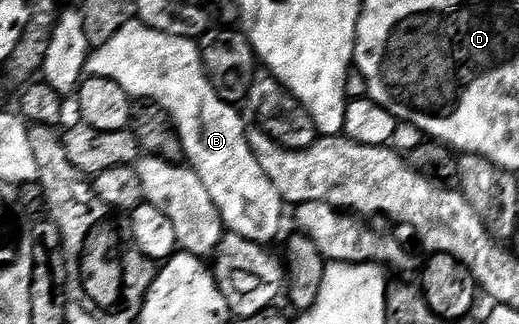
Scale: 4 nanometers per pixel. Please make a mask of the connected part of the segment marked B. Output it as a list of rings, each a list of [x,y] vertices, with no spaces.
[[[131,20],[107,40],[107,44],[96,47],[85,61],[85,74],[94,78],[110,78],[115,84],[122,86],[133,100],[152,100],[162,106],[173,120],[173,126],[181,138],[181,146],[185,150],[188,165],[203,180],[203,188],[211,196],[215,208],[219,212],[226,231],[243,236],[252,242],[270,244],[277,238],[281,230],[281,209],[283,203],[279,192],[271,180],[267,180],[267,172],[259,168],[259,160],[249,146],[247,125],[241,119],[236,105],[222,100],[214,92],[209,77],[201,63],[201,52],[198,43],[191,38],[171,36],[167,32],[155,32],[155,28],[147,28],[142,22]]]

